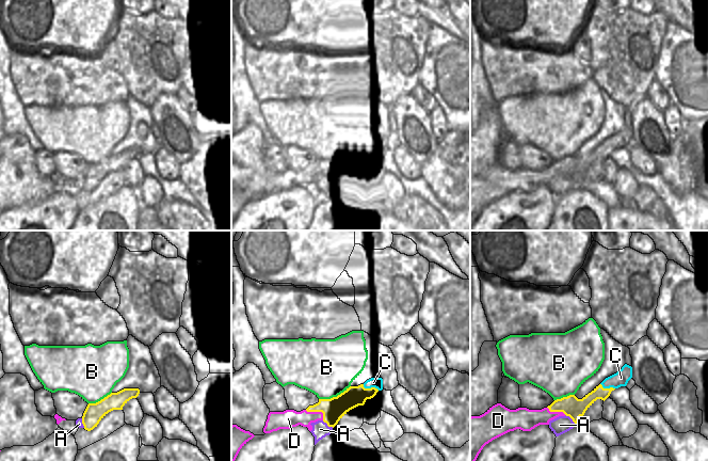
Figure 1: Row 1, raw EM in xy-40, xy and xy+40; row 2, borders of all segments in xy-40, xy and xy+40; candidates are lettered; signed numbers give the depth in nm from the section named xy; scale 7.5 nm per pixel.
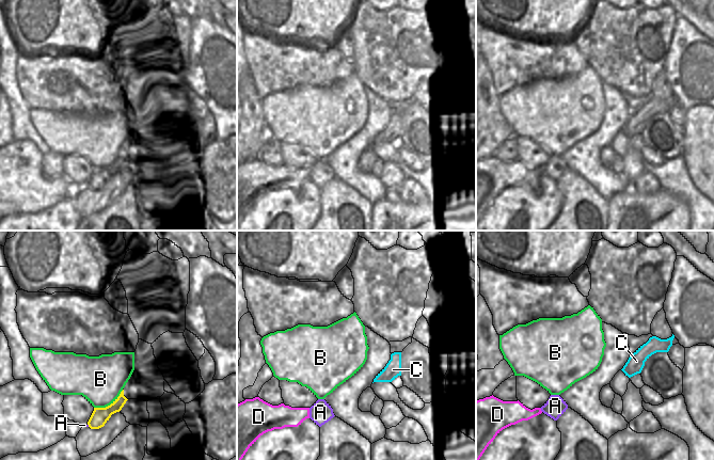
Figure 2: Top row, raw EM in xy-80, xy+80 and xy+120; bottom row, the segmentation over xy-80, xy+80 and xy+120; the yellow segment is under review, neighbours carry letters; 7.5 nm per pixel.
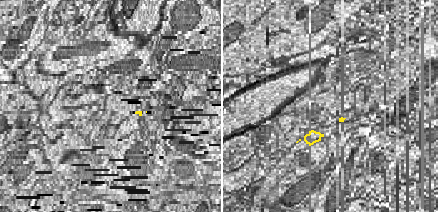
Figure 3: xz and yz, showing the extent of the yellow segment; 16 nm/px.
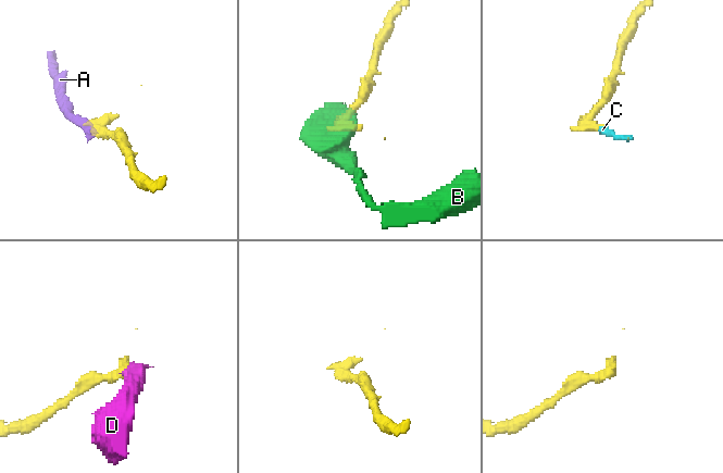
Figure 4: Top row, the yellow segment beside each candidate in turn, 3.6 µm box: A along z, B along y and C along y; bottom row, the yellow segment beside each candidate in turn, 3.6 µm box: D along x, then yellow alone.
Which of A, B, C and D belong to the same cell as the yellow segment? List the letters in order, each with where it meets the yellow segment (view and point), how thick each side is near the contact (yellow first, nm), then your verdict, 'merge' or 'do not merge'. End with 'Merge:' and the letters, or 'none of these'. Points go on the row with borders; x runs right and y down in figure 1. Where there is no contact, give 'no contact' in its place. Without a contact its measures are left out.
A: meets yellow in xy at (327, 425); 170 nm thick on the yellow side, 130 nm on the other; merge
B: meets yellow in xy at (334, 397); 170 nm thick on the yellow side, 440 nm on the other; do not merge
C: meets yellow in xy at (371, 387); 160 nm thick on the yellow side, 80 nm on the other; do not merge
D: meets yellow in xy at (317, 411); 170 nm thick on the yellow side, 140 nm on the other; do not merge
Merge: A

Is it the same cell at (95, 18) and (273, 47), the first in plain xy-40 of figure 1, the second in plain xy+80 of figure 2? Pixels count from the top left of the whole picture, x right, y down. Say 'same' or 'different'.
different

